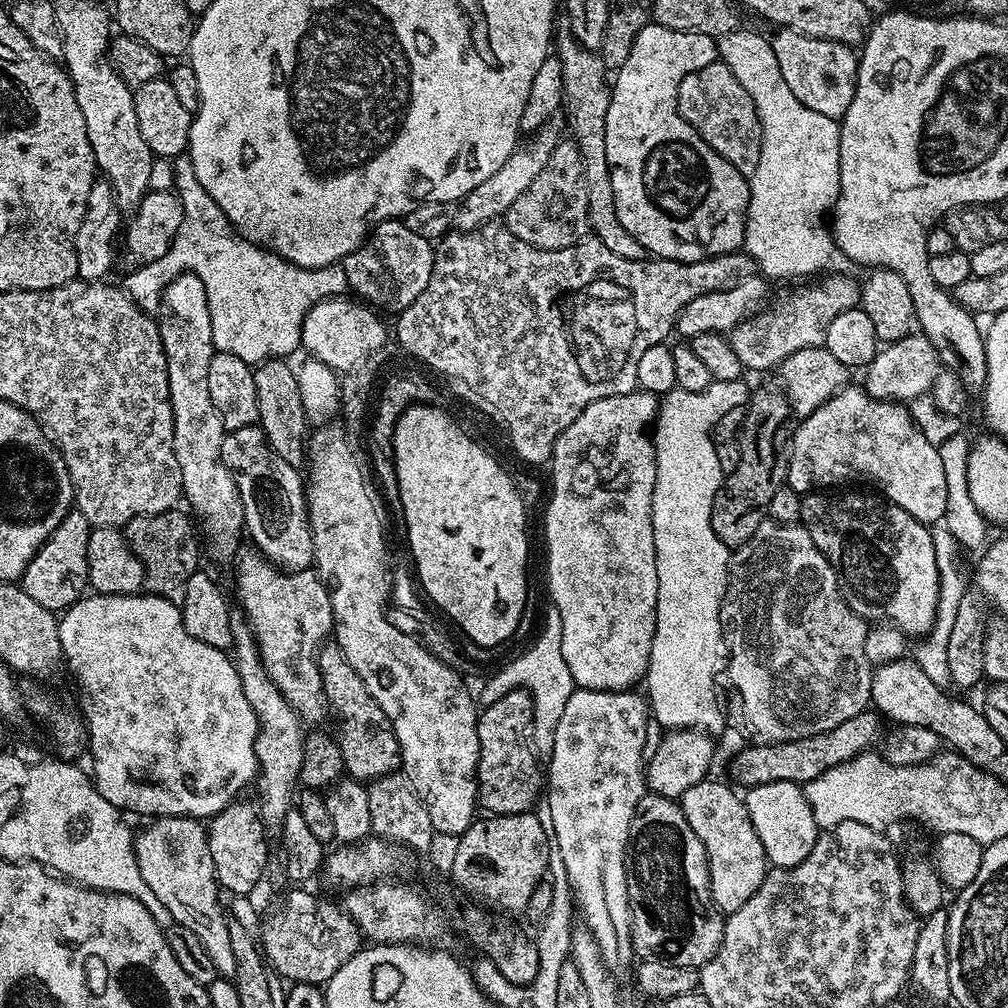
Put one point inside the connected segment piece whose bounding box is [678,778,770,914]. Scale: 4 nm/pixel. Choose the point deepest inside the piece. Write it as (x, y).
(738, 865)

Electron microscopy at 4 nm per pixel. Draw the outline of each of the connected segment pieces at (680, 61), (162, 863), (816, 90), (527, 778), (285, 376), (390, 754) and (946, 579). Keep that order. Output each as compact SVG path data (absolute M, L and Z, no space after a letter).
M650 22L638 34L638 38L634 42L634 50L630 50L630 58L626 58L623 66L615 69L614 72L610 110L606 110L606 162L610 166L612 205L616 207L618 222L622 222L622 226L626 226L626 230L630 230L630 234L634 234L634 238L638 238L638 242L642 242L645 253L662 260L677 260L683 264L689 264L706 260L710 256L725 256L727 252L738 252L744 247L744 223L748 217L748 203L750 202L749 177L734 170L734 166L730 166L730 162L726 162L726 158L722 158L722 154L714 151L697 134L694 126L690 126L680 117L680 111L676 105L678 86L682 82L682 78L686 78L686 74L690 74L694 70L702 70L702 66L717 63L717 60L718 44L713 37L706 34L690 34L682 30L670 30L666 26L658 26Z
M158 816L145 824L148 825L140 833L139 831L135 833L134 847L138 871L142 874L142 878L146 878L146 886L154 890L158 902L166 906L169 917L175 923L187 926L190 930L194 930L194 934L198 934L198 938L206 946L206 954L214 958L217 973L224 978L235 977L234 949L230 947L228 929L230 917L224 913L224 904L220 901L222 889L216 877L216 866L208 845L207 827L194 816Z
M785 28L771 37L774 58L778 58L778 70L782 70L782 78L786 78L786 86L802 106L810 106L810 110L818 110L818 114L826 114L826 118L840 120L846 110L850 110L850 102L856 89L856 65L858 56L847 44L830 42L822 38L810 38Z
M518 688L498 698L479 713L476 725L480 743L480 757L476 767L476 785L480 788L479 807L485 813L494 816L533 811L541 799L546 776L542 771L542 764L538 762L540 760L537 753L530 743L532 727L530 693Z
M280 358L265 360L264 363L255 365L254 386L258 390L258 427L266 434L278 458L286 458L286 462L290 462L290 466L297 470L303 469L306 464L305 436L310 423L303 410L301 391L298 390L298 378L293 365L288 365L288 362Z
M335 642L325 643L318 653L318 663L320 677L324 683L323 699L325 701L328 699L328 704L332 707L337 722L340 723L338 739L345 773L351 779L371 782L380 776L401 771L398 734L394 734L394 726L386 710L378 706L370 690L366 690L366 682L362 682L354 666L350 666L342 646Z
M944 524L933 525L931 529L935 561L938 563L940 576L939 602L936 607L935 622L932 624L931 630L918 643L915 643L918 645L913 650L911 647L910 656L926 673L932 684L936 684L937 688L946 692L953 687L946 650L949 648L950 631L951 627L954 626L958 607L965 603L966 590L970 588L970 576L969 573L967 576L964 566L960 562L962 548L952 532Z

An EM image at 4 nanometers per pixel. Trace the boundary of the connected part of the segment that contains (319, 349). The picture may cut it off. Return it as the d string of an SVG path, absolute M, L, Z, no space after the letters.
M333 298L319 300L304 319L303 347L308 347L307 355L324 362L337 373L344 374L364 363L365 358L385 347L384 339L390 332L384 329L377 313L367 303L359 299Z

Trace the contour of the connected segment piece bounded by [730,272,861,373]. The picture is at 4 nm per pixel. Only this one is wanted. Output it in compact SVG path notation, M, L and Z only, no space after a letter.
M840 272L827 276L820 278L825 280L820 280L817 284L805 283L808 284L805 288L796 288L793 292L786 293L781 300L773 299L772 308L761 307L755 314L742 321L738 327L732 329L730 339L734 346L734 354L738 354L738 360L742 362L745 370L751 373L764 372L767 368L775 369L786 358L790 358L790 354L798 354L798 350L821 347L826 338L826 330L830 330L830 322L834 322L838 314L855 308L861 303L861 285L858 280L852 276L843 276Z

